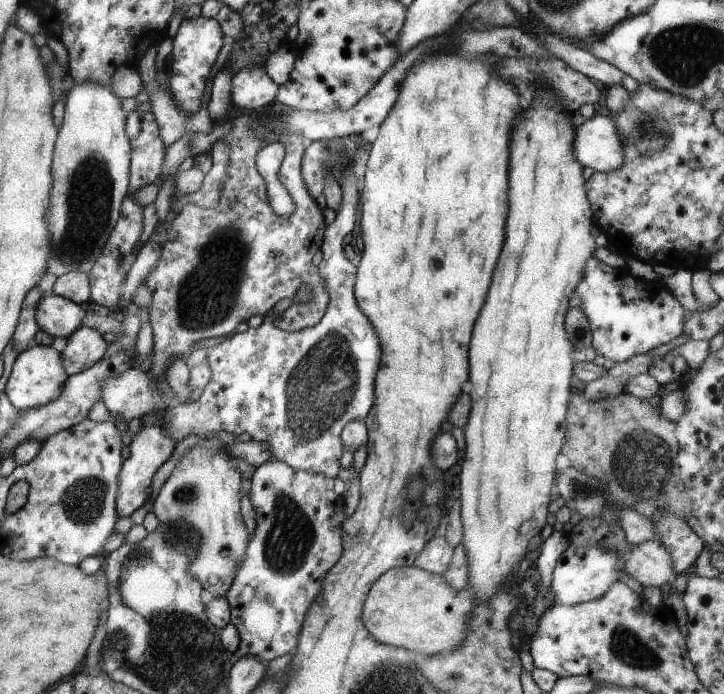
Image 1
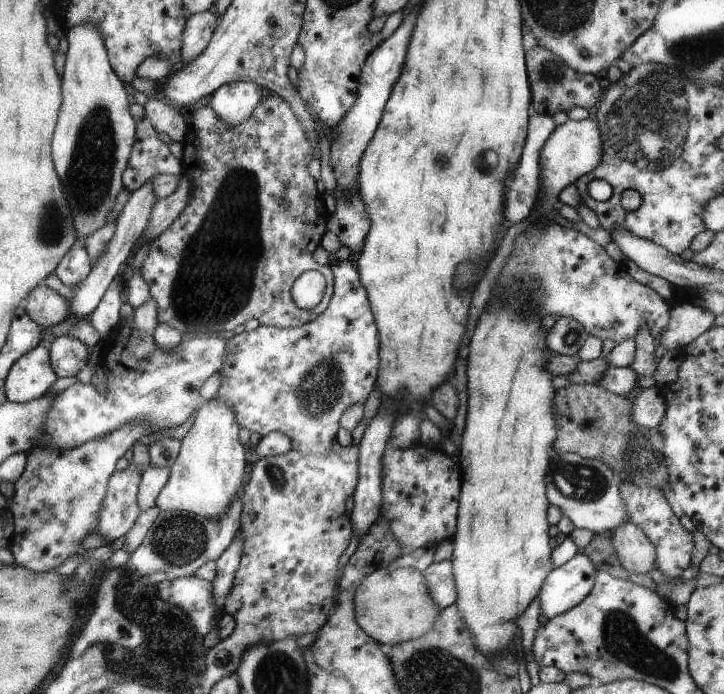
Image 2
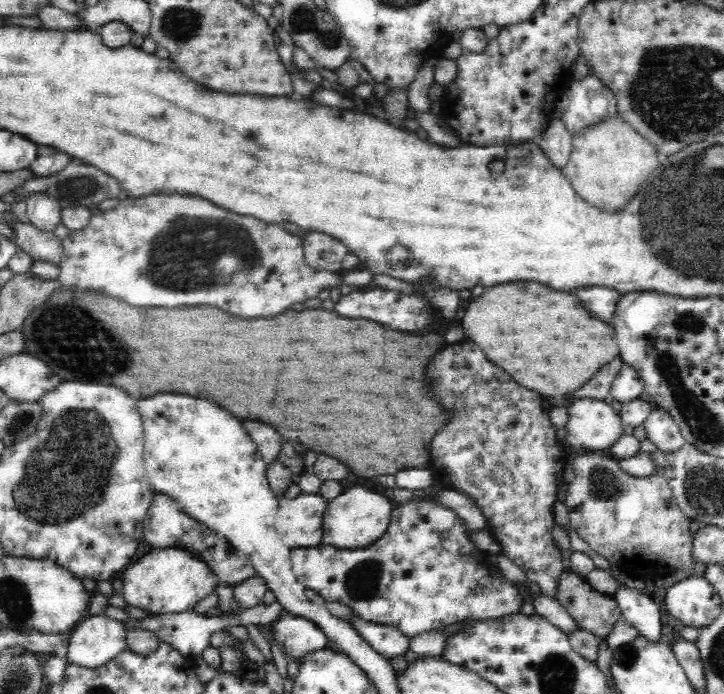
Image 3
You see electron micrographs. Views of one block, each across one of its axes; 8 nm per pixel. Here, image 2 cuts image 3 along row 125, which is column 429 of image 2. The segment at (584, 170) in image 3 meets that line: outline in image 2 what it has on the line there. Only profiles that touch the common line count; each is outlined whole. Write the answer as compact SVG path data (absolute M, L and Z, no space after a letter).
M380 568L367 574L354 592L354 616L359 628L381 644L399 644L431 630L441 609L427 592L426 578L415 568Z

